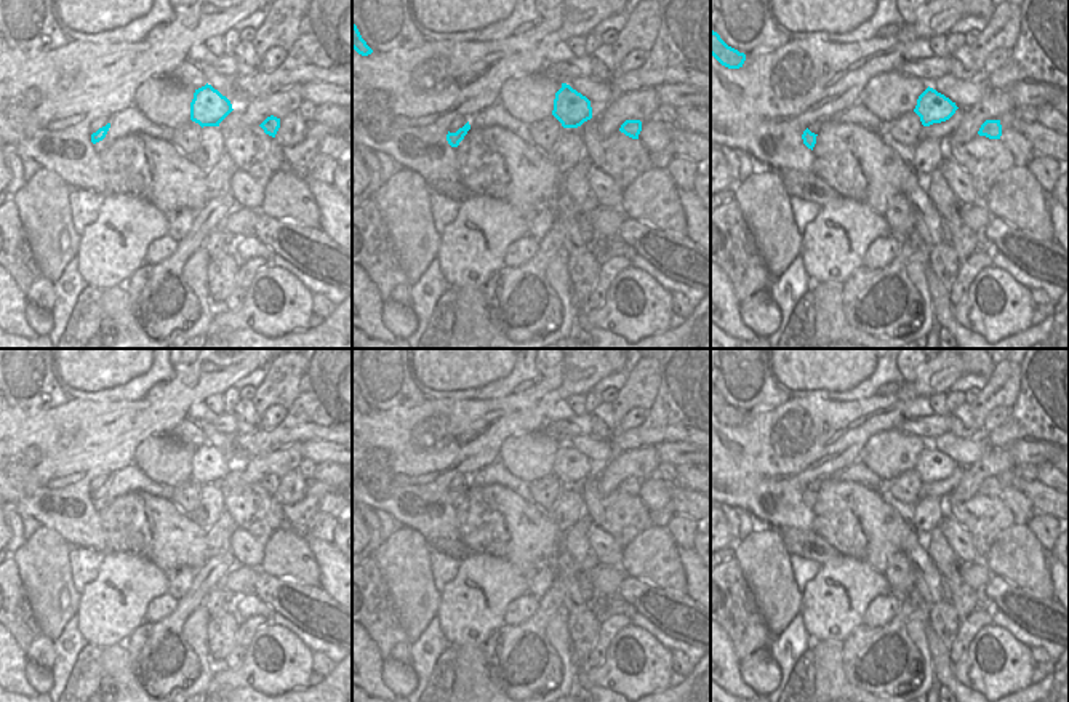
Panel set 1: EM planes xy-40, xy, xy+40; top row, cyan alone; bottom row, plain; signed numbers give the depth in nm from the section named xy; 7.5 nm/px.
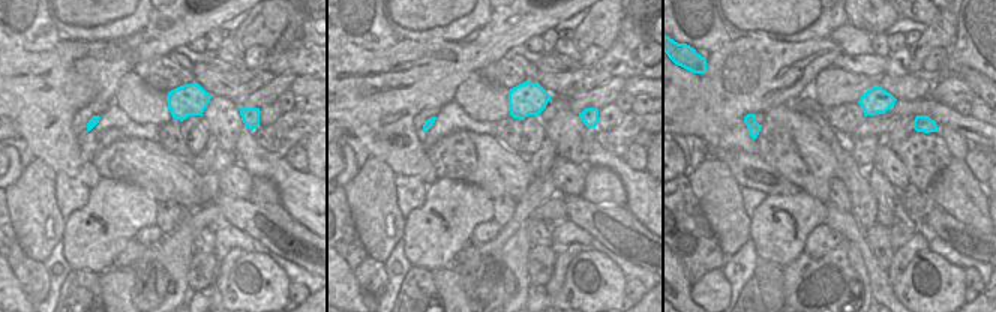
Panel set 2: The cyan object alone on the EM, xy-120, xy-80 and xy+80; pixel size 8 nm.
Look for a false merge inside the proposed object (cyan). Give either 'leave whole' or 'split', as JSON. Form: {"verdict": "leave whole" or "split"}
{"verdict": "split"}

